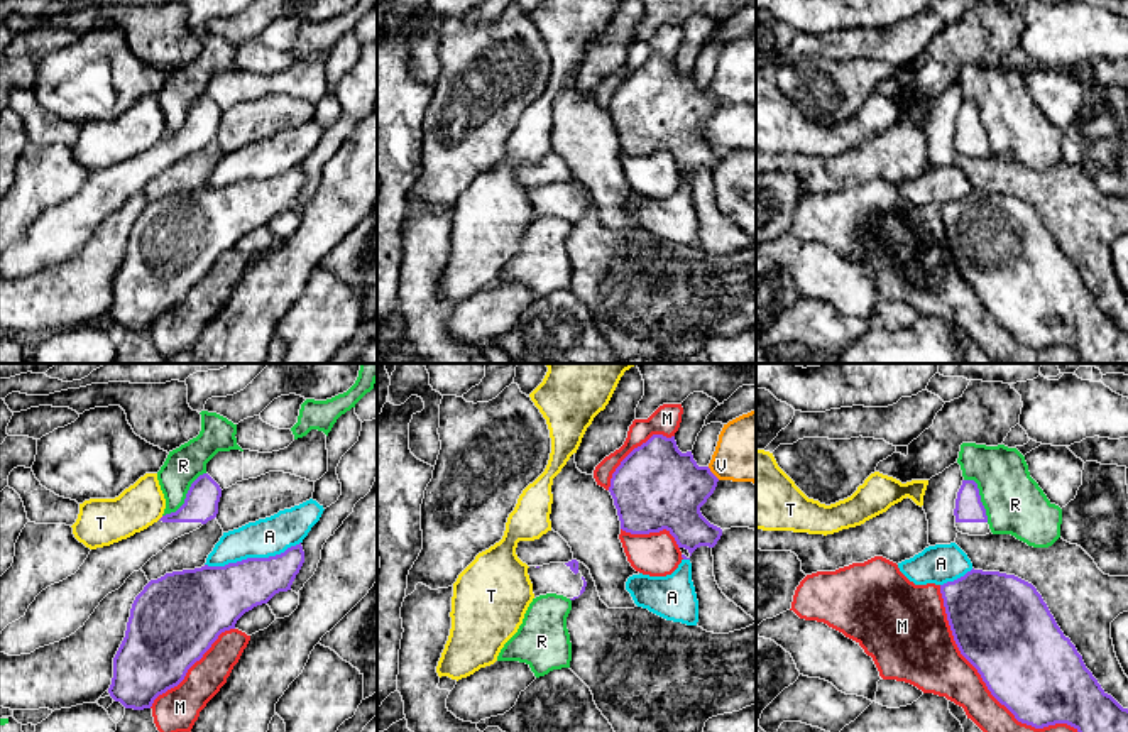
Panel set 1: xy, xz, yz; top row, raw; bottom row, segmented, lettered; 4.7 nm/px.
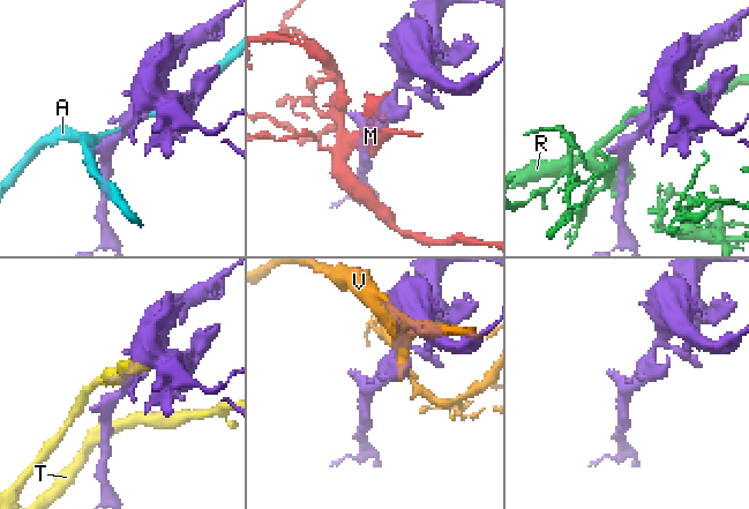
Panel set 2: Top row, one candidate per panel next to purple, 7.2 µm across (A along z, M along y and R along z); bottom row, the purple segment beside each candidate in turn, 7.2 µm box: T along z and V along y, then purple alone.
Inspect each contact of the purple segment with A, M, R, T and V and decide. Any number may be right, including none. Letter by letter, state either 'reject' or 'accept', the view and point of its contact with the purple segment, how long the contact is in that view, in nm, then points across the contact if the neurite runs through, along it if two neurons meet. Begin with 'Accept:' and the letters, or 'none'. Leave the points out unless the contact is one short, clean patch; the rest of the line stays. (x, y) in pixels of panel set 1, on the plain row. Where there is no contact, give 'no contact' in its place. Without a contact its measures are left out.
Accept: none
A: reject | xy (252, 180) | 460 nm
M: reject | yz (986, 306) | 1000 nm
R: reject | xy (186, 119) | 300 nm
T: reject | xy (161, 139) | 40 nm
V: reject | xz (712, 95) | 90 nm

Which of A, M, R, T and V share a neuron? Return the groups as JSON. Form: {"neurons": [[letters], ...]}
{"neurons": [["A"], ["M"], ["R"], ["T"], ["V"]]}

